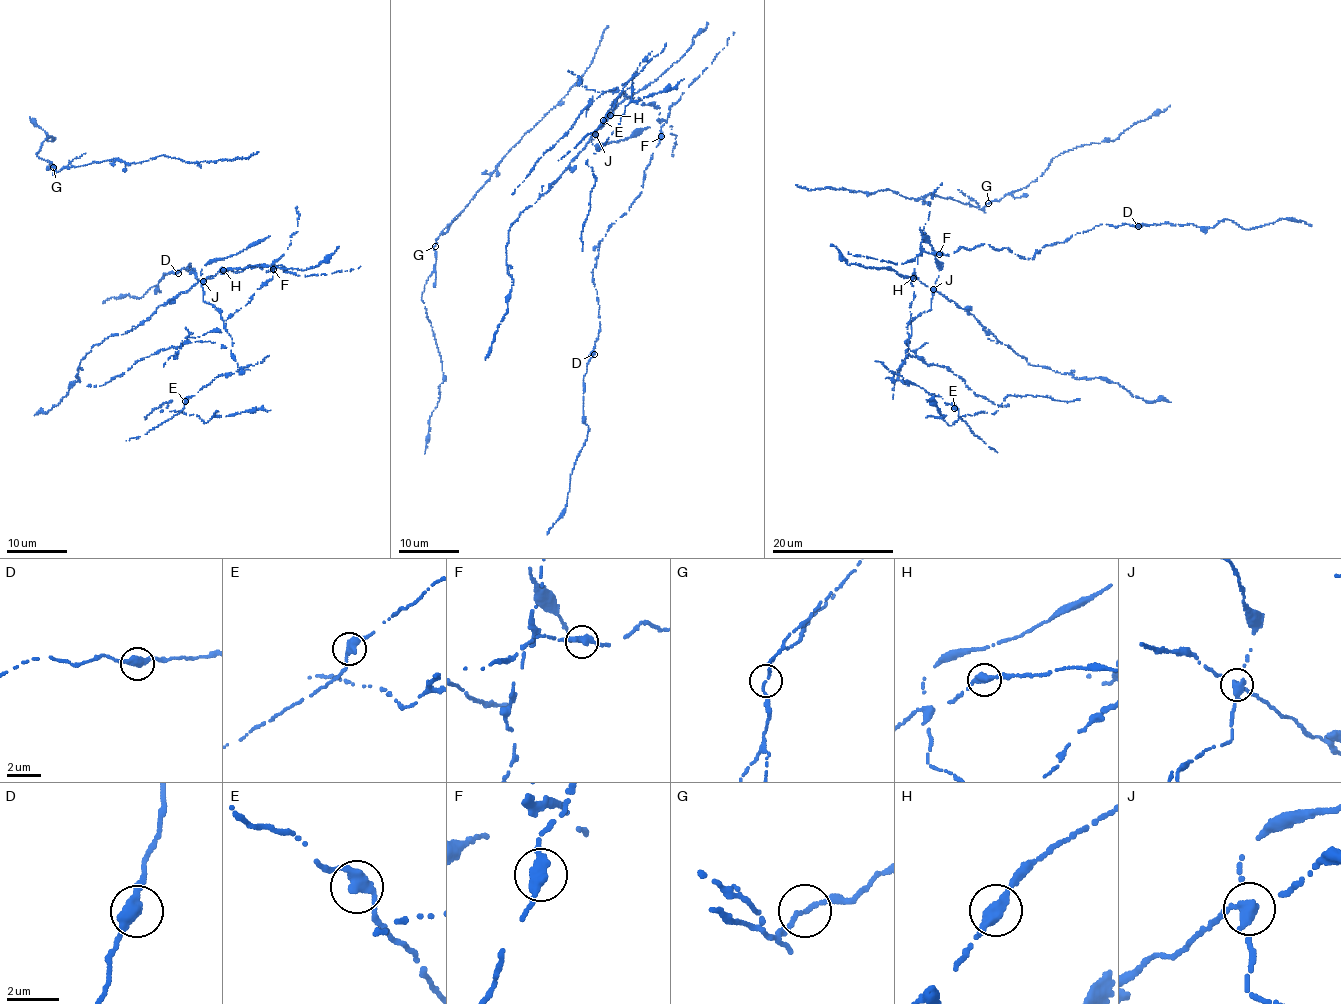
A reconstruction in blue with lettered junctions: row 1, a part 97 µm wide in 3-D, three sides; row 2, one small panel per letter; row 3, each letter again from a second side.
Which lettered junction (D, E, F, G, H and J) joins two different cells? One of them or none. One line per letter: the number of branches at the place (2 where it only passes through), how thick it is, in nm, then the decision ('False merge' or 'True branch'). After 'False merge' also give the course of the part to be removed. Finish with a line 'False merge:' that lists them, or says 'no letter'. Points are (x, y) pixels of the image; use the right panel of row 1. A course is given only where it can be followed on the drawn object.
D: Branches: 2. Thickness 400 nm. True branch
E: Branches: 2. Thickness 400 nm. True branch
F: Branches: 2. Thickness 380 nm. True branch
G: Branches: 2. Thickness 170 nm. True branch
H: Branches: 2. Thickness 380 nm. True branch
J: Branches: 2. Thickness 360 nm. False merge
False merge: J

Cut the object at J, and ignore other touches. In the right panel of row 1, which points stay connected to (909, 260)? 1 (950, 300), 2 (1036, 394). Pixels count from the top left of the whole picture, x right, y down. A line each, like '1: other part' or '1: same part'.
1: same part
2: other part

